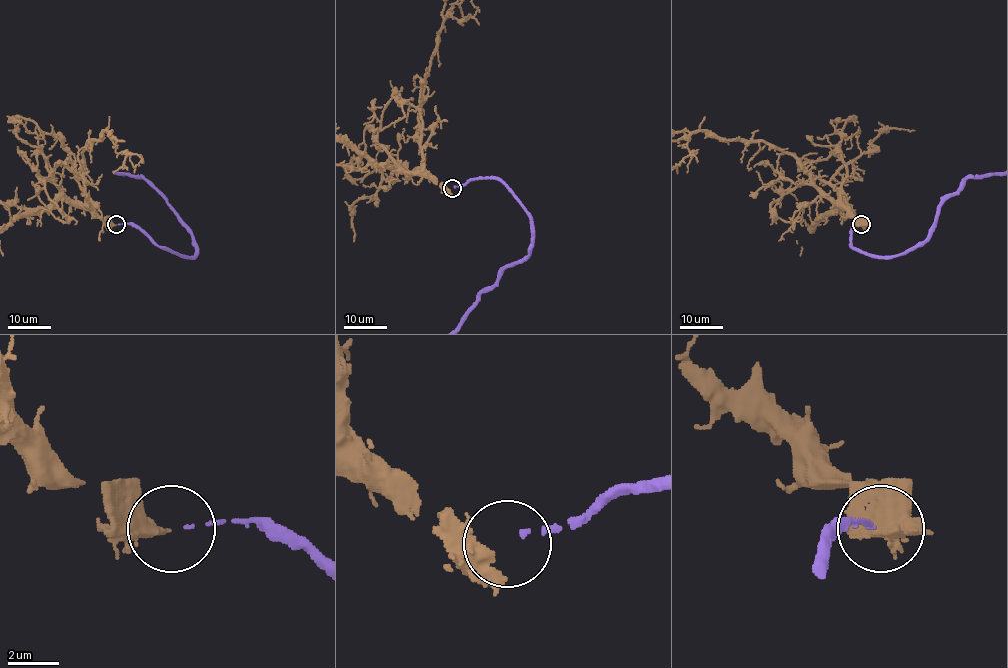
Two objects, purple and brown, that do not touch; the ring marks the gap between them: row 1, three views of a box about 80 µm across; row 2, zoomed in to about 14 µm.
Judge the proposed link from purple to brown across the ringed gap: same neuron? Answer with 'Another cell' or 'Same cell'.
Another cell

